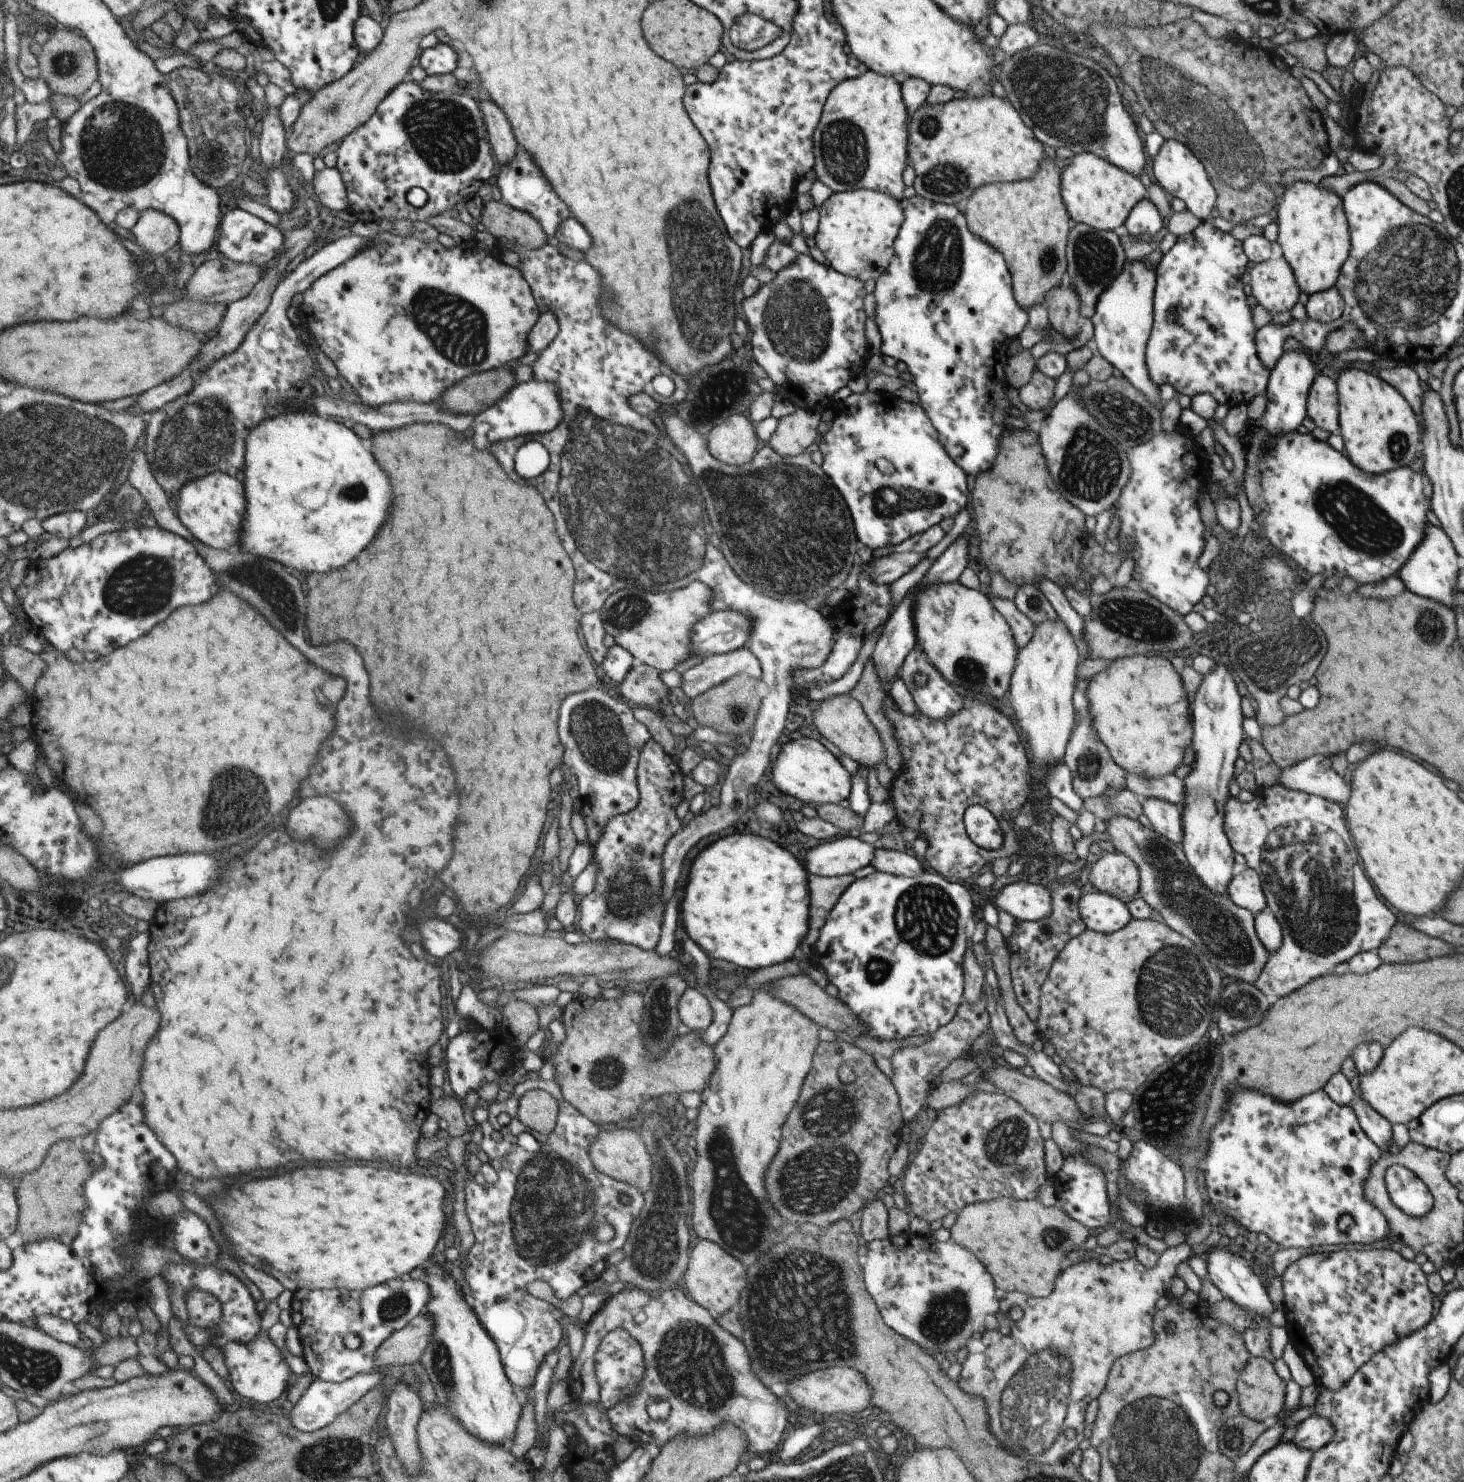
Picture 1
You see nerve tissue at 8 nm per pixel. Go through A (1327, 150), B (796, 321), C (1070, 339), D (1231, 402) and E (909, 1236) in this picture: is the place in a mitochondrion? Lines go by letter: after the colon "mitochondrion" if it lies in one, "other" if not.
A: other
B: mitochondrion
C: other
D: other
E: other

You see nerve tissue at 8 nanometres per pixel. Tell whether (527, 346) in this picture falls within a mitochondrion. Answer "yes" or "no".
no

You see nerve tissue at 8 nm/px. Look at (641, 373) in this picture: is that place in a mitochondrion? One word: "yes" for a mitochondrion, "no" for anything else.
no

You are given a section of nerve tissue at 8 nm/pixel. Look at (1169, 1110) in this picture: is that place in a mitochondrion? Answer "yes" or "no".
yes

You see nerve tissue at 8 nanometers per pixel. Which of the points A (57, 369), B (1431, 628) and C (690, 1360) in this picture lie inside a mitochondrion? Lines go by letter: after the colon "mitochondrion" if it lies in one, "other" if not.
A: other
B: mitochondrion
C: mitochondrion

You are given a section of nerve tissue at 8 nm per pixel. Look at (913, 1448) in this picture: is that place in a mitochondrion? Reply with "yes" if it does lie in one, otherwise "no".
no

